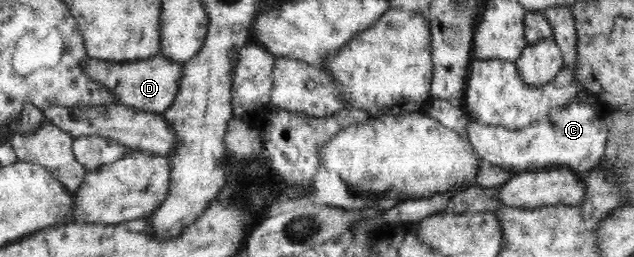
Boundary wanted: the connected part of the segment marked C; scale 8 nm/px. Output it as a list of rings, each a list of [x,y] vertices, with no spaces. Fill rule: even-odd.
[[[579,91],[573,102],[556,110],[550,118],[528,128],[508,130],[503,126],[483,125],[469,117],[465,131],[477,156],[496,166],[517,173],[558,165],[579,174],[599,166],[608,136],[608,116],[612,111],[608,104],[602,103],[593,93]]]

